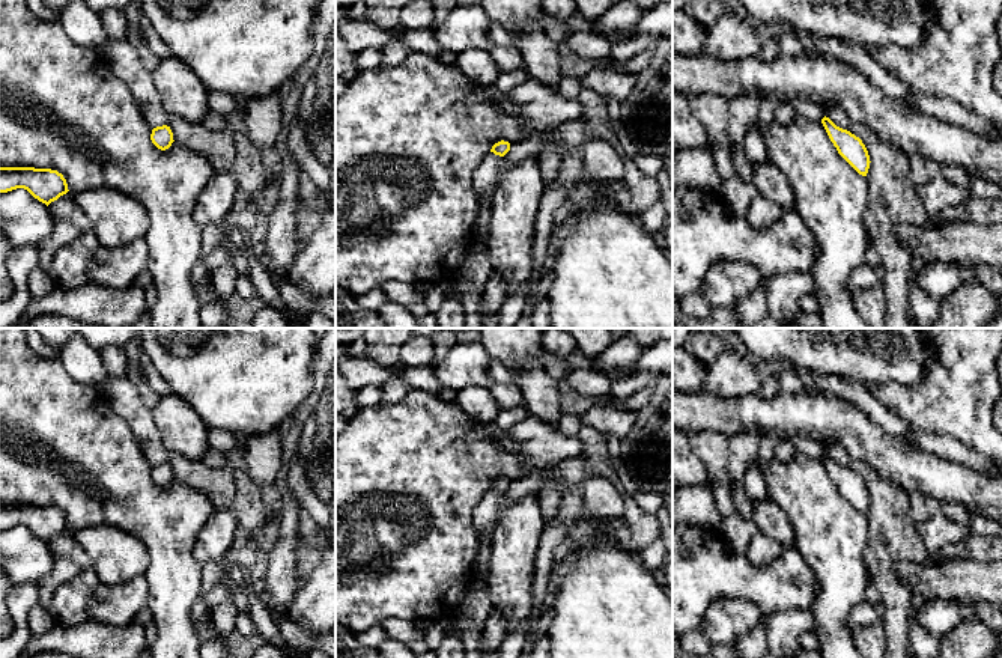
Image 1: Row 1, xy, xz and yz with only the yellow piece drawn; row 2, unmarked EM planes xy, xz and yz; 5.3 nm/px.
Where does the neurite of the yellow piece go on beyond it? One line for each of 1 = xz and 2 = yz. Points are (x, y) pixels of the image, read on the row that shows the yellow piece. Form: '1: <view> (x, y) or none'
1: none
2: none

